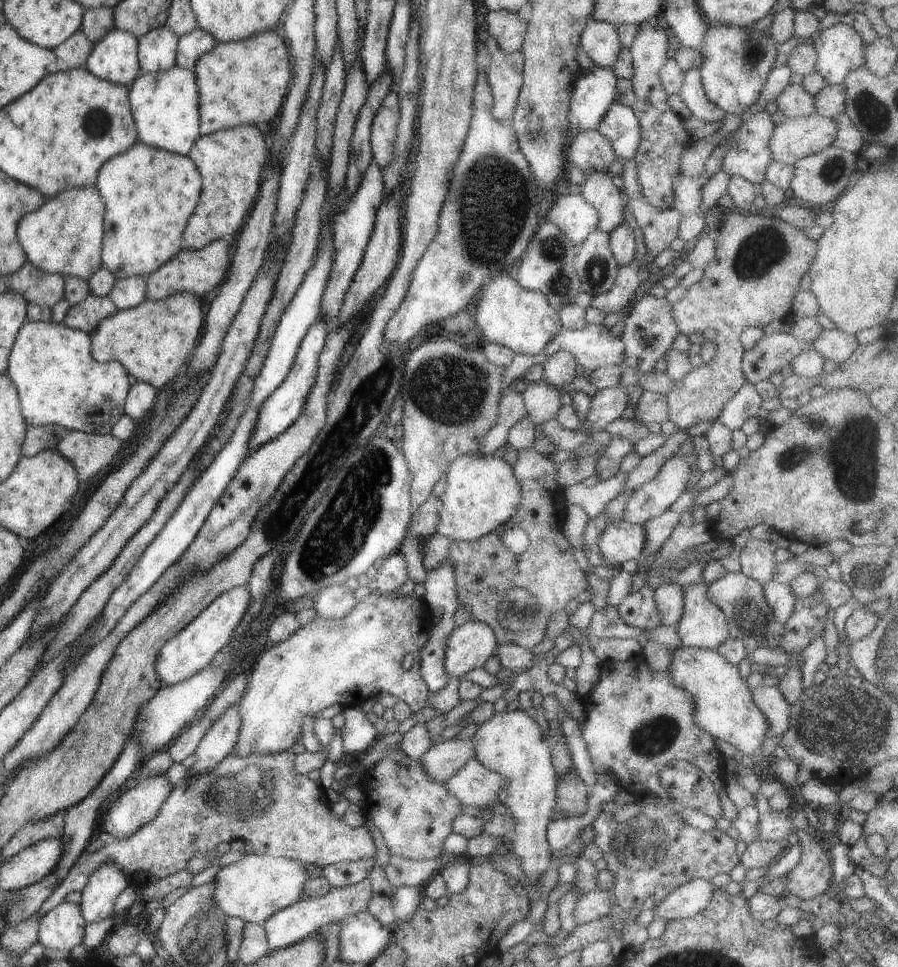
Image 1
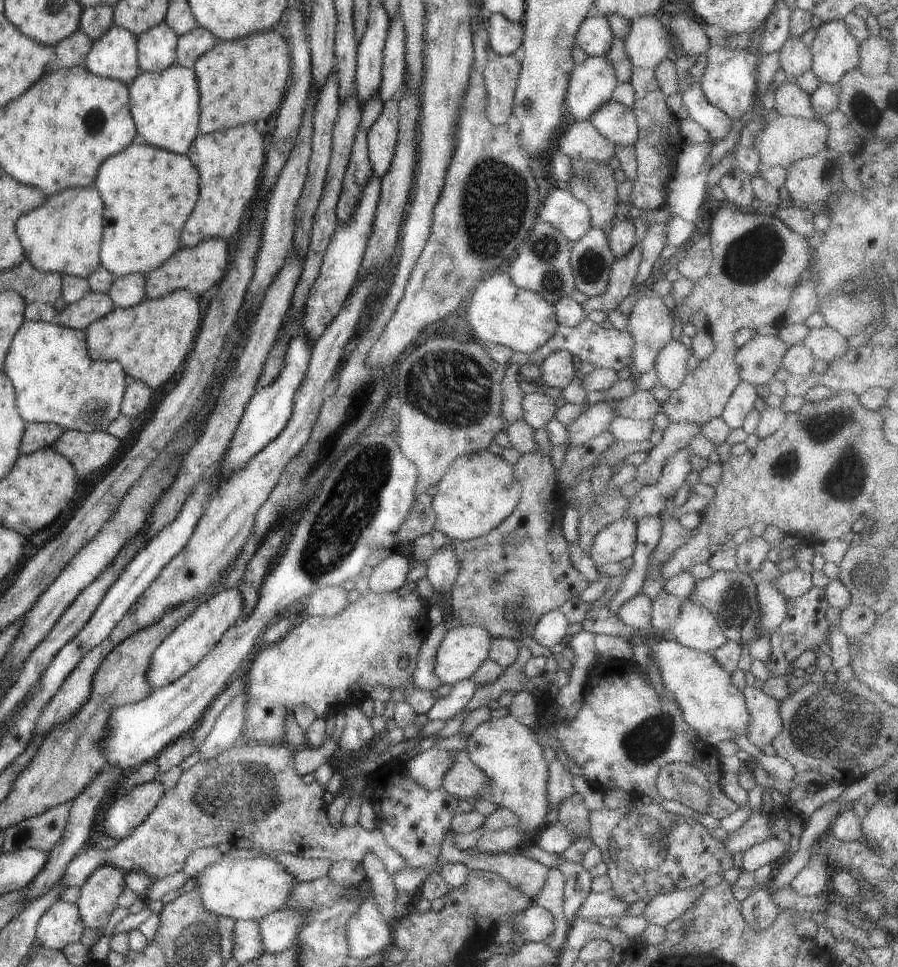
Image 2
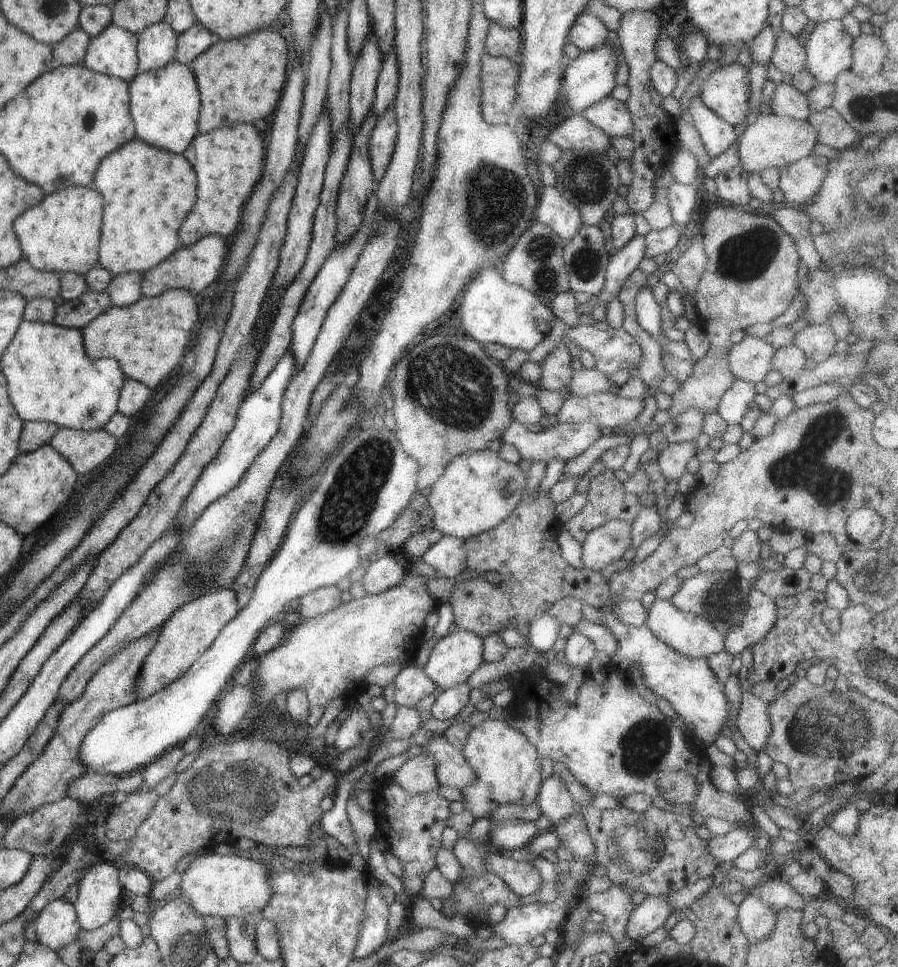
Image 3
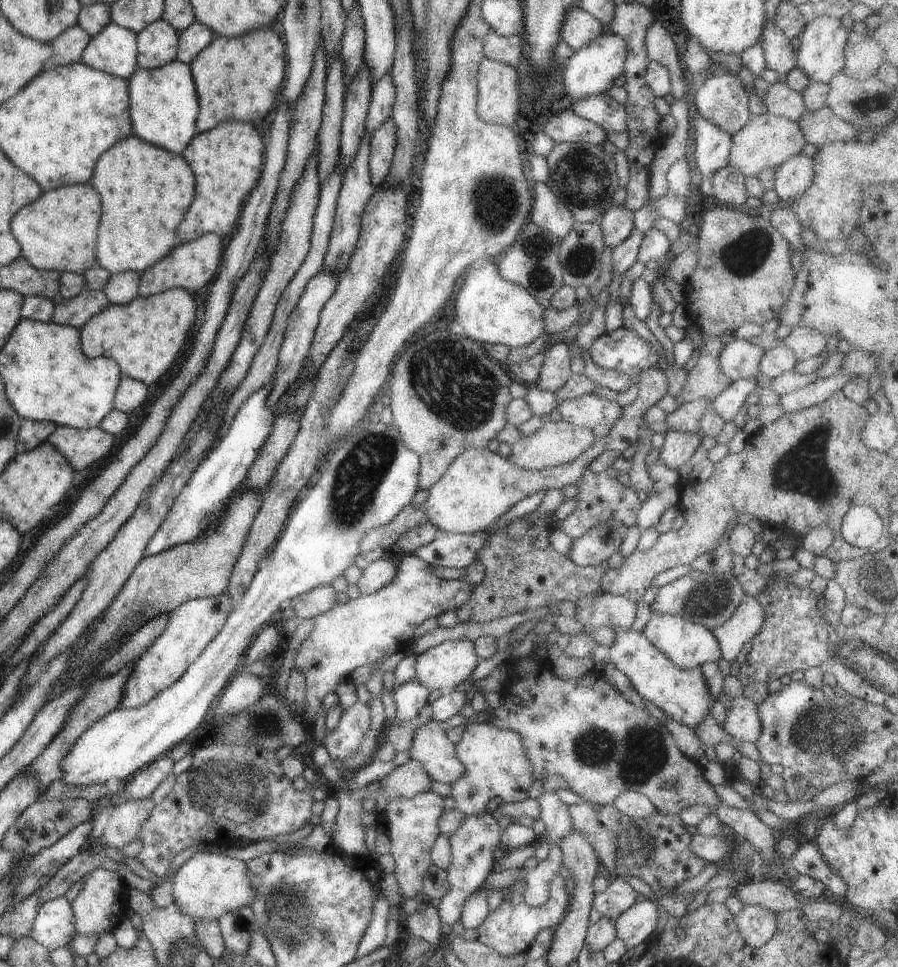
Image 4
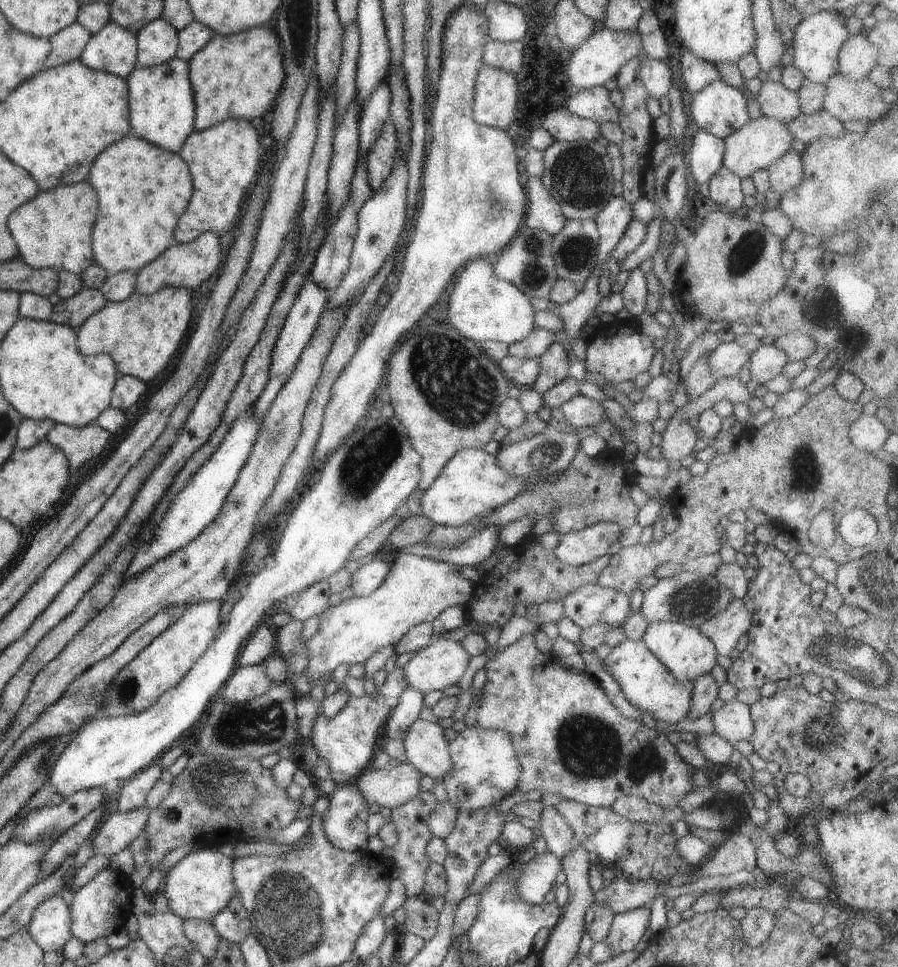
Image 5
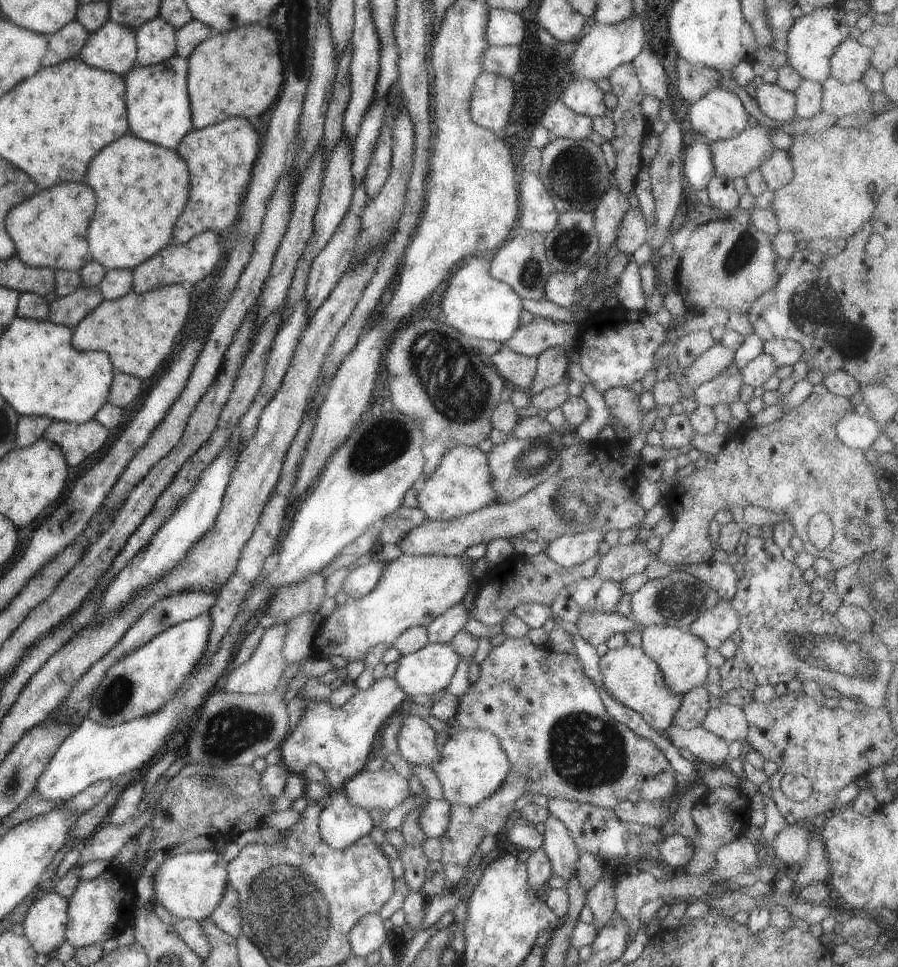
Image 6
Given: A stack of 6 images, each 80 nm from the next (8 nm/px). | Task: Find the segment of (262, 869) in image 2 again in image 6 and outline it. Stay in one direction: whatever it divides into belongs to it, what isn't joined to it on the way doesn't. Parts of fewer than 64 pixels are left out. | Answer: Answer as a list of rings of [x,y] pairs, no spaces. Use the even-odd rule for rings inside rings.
[[[214,851],[172,853],[157,868],[153,880],[154,904],[164,907],[174,920],[201,921],[212,914],[228,886],[228,863]]]

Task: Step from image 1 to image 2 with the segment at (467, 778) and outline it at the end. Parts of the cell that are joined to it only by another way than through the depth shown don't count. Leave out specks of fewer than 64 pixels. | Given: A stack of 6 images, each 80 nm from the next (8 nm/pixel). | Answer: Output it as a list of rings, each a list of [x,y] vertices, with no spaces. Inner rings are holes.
[[[452,751],[454,766],[446,772],[443,790],[459,800],[478,799],[490,778],[478,768],[465,751]]]

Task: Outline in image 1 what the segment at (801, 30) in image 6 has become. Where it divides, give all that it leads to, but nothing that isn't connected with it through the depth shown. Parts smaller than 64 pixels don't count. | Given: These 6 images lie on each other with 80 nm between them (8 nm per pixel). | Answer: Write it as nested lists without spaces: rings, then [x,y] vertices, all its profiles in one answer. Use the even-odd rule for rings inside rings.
[[[836,23],[820,31],[812,45],[817,52],[815,70],[828,85],[842,84],[851,70],[863,66],[866,43],[850,25]]]

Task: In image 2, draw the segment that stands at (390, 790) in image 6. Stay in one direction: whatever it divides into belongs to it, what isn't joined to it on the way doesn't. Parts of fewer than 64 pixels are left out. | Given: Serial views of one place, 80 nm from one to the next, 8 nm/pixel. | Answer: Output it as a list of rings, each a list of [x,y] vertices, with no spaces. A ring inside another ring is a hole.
[[[432,746],[406,763],[406,776],[410,776],[416,784],[420,782],[420,786],[428,790],[439,790],[443,787],[446,772],[452,766],[454,766],[452,750]]]

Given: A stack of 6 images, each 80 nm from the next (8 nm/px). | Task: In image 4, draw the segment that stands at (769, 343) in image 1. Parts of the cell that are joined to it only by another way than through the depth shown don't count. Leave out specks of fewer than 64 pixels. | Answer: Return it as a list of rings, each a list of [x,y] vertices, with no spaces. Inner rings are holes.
[[[736,338],[724,346],[720,354],[720,368],[732,381],[760,376],[760,360],[764,356],[764,348]]]

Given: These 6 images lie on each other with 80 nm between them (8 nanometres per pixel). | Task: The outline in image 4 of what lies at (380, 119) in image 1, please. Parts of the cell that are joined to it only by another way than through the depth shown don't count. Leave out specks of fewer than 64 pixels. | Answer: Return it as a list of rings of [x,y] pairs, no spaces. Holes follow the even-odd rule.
[[[388,117],[371,134],[369,171],[371,184],[378,188],[386,180],[391,171],[395,144],[397,143],[397,126],[391,117]]]

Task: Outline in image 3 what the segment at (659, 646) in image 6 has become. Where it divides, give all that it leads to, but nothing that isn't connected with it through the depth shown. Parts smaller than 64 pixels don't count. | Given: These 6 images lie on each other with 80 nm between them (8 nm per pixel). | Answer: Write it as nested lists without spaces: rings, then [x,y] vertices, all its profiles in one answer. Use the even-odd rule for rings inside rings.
[[[656,599],[651,606],[646,625],[652,634],[656,634],[656,638],[660,638],[670,648],[674,646],[676,652],[680,652],[688,658],[709,658],[712,654],[722,652],[725,648],[724,635],[714,628],[714,624],[710,620],[700,618],[694,612],[679,612],[669,599]]]

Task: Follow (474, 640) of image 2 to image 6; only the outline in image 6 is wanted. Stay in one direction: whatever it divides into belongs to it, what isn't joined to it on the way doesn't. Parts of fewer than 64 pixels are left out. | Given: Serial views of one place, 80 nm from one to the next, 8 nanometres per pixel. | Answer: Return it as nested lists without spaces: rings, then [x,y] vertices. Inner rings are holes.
[[[428,643],[424,648],[418,649],[416,652],[401,655],[397,660],[394,679],[400,685],[400,688],[408,697],[414,697],[418,694],[426,694],[432,696],[440,690],[445,690],[450,684],[450,678],[456,672],[456,666],[462,657],[448,645],[438,643]]]

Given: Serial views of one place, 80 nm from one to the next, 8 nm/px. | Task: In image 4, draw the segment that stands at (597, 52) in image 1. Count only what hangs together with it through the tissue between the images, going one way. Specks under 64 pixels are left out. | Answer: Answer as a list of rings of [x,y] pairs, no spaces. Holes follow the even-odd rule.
[[[574,6],[565,12],[559,35],[575,51],[596,40],[605,32],[605,29],[607,28],[594,16],[583,11],[580,7]]]

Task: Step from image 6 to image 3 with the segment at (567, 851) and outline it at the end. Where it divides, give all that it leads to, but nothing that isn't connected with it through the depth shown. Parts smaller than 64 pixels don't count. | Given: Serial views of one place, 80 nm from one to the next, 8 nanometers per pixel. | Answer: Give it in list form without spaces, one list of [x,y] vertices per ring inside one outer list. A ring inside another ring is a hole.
[[[554,773],[542,782],[537,804],[541,814],[552,822],[552,828],[568,820],[577,807],[566,784]]]

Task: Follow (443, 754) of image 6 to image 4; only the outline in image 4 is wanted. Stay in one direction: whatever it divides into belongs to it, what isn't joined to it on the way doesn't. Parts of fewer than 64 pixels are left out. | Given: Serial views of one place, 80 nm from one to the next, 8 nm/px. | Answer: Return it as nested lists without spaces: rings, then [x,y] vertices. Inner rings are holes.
[[[471,722],[463,736],[462,742],[456,745],[456,756],[466,766],[462,778],[450,786],[452,798],[456,803],[456,809],[466,816],[478,816],[478,814],[489,813],[494,818],[500,818],[503,803],[522,802],[528,799],[527,791],[534,784],[534,770],[526,756],[526,748],[522,742],[522,736],[509,729],[496,728],[494,724],[487,722]]]

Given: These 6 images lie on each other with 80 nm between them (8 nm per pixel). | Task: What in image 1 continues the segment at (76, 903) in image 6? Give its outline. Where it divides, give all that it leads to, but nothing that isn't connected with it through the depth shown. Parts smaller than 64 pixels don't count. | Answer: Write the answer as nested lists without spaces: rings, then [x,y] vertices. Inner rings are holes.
[[[114,863],[101,864],[81,889],[80,907],[85,921],[89,924],[110,918],[114,900],[126,886],[128,878],[123,869]]]

